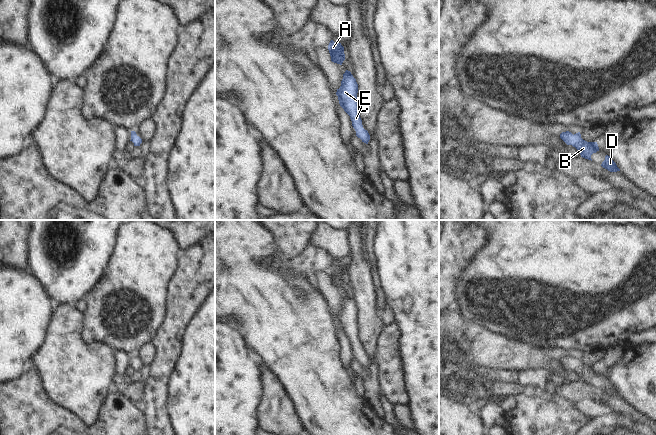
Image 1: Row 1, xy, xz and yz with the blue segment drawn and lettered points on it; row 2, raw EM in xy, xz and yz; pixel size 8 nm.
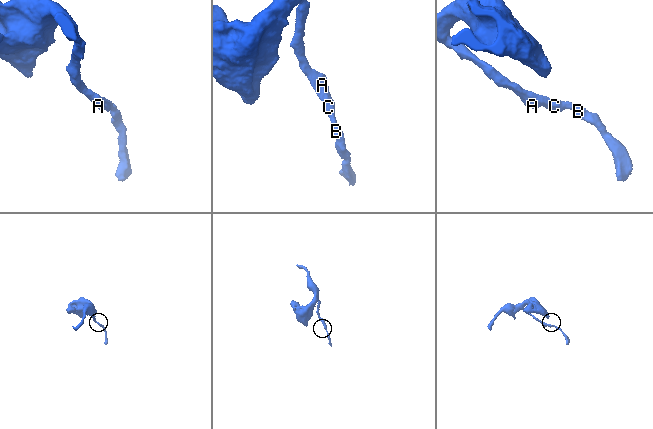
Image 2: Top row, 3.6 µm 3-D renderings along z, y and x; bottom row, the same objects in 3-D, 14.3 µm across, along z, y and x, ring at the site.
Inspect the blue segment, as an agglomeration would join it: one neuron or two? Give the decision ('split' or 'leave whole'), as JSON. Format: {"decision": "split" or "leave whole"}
{"decision": "leave whole"}

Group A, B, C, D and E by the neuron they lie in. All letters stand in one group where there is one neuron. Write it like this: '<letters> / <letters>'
A B C D E

